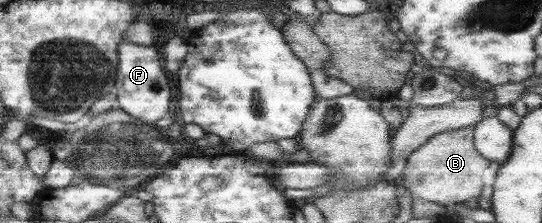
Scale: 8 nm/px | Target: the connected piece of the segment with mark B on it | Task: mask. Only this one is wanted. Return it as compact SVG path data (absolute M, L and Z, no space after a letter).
M472 126L441 132L432 135L409 156L403 185L415 198L452 207L455 203L478 198L483 187L481 173L488 163L488 159L474 148Z

